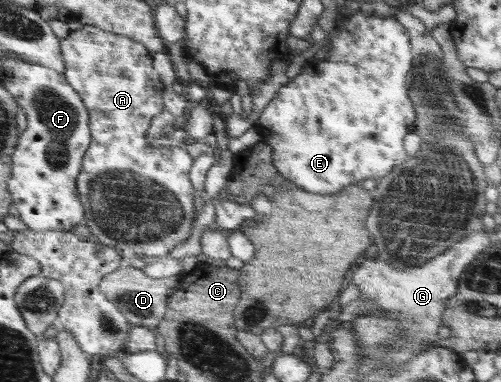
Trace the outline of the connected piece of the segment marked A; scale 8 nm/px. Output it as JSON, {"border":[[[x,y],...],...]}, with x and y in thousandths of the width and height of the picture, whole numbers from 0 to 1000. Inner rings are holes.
{"border":[[[168,65],[164,76],[140,79],[138,92],[122,99],[120,131],[130,168],[126,194],[144,220],[146,233],[160,246],[160,257],[182,304],[184,377],[182,385],[174,390],[170,408],[166,408],[162,448],[152,463],[152,508],[166,534],[170,584],[184,607],[184,623],[202,634],[206,641],[251,660],[255,673],[263,670],[265,675],[273,675],[279,668],[289,668],[297,673],[297,681],[307,681],[321,670],[333,670],[337,657],[349,652],[357,636],[365,636],[365,631],[381,615],[381,579],[385,579],[385,568],[389,568],[389,552],[385,552],[387,484],[383,474],[377,474],[381,463],[377,442],[383,442],[381,427],[385,427],[385,411],[381,411],[373,395],[365,395],[361,385],[353,385],[357,401],[325,401],[321,387],[297,380],[293,353],[299,327],[303,327],[303,314],[325,291],[325,259],[321,259],[325,217],[317,212],[317,202],[313,202],[309,186],[305,186],[305,149],[301,149],[301,139],[297,139],[297,128],[265,99],[250,97],[242,89],[220,84],[218,79],[204,79],[194,68]]]}

